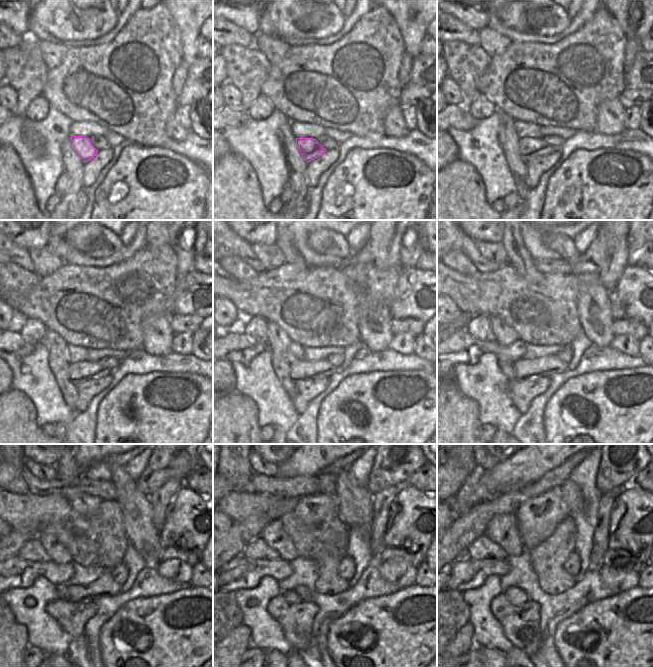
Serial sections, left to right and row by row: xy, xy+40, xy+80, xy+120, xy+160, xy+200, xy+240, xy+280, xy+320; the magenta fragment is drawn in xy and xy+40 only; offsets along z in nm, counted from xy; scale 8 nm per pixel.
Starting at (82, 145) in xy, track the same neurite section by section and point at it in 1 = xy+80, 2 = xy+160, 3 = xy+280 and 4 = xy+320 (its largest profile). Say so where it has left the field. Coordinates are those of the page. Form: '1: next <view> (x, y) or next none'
1: next xy+80 (530, 148)
2: next xy+160 (300, 370)
3: next xy+280 (329, 583)
4: next xy+320 (547, 559)

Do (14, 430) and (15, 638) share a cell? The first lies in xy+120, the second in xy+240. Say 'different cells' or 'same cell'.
same cell

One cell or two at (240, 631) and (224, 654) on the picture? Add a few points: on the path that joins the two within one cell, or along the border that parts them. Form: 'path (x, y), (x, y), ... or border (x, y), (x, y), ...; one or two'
path (240, 637), (230, 648); one

